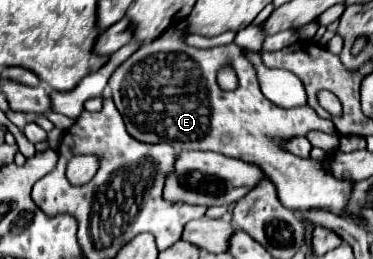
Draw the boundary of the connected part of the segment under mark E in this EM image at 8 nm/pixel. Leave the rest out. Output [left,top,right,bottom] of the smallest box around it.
[109,43,351,215]

